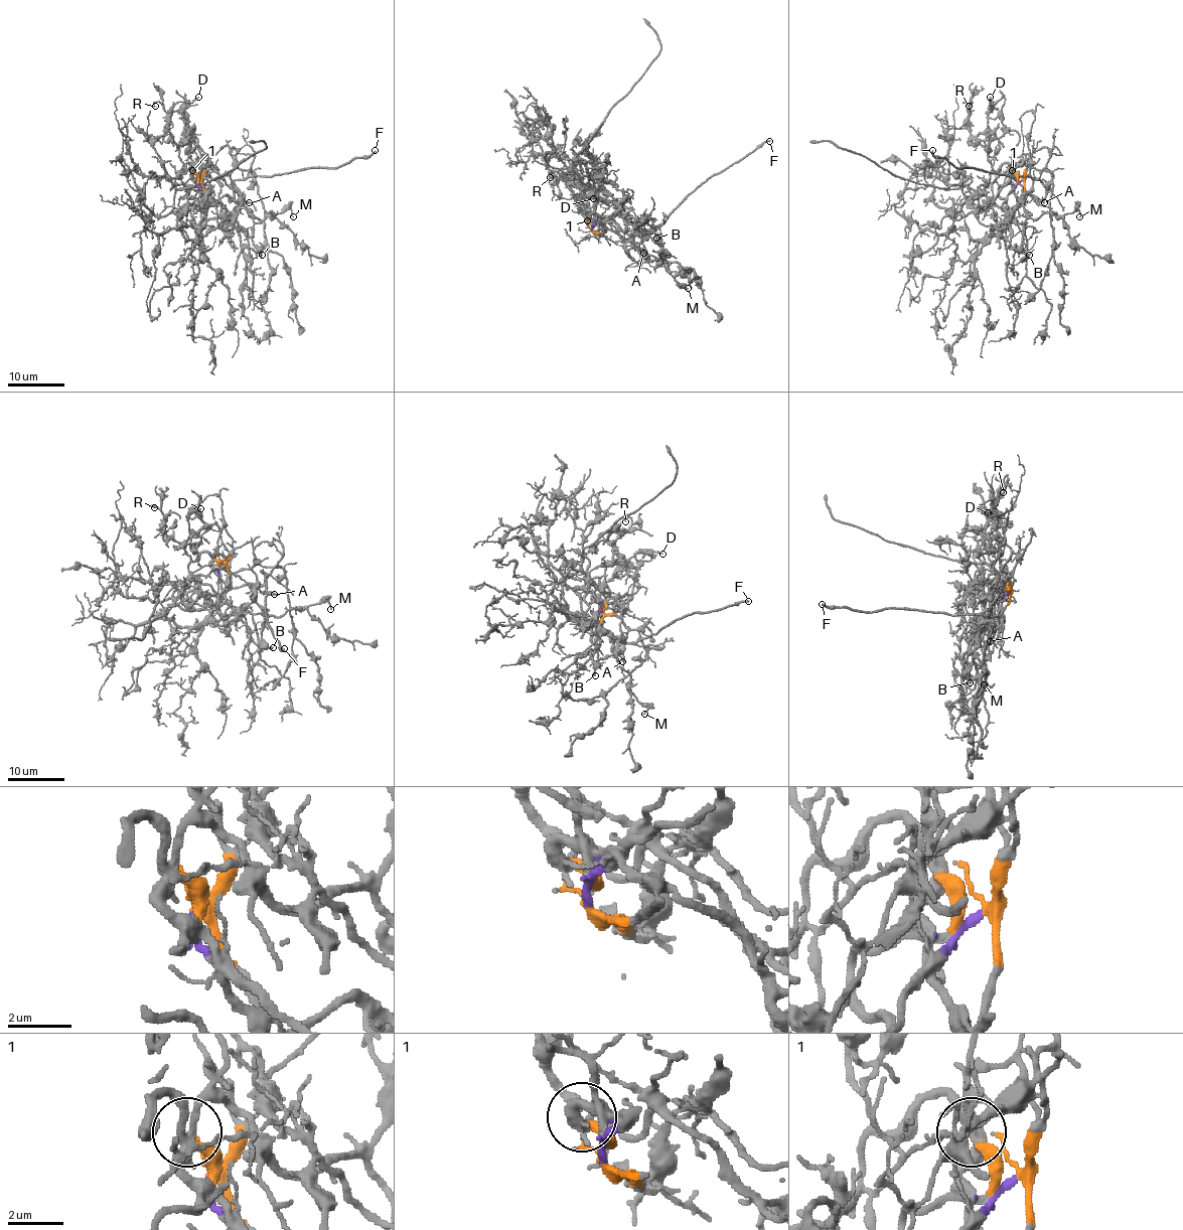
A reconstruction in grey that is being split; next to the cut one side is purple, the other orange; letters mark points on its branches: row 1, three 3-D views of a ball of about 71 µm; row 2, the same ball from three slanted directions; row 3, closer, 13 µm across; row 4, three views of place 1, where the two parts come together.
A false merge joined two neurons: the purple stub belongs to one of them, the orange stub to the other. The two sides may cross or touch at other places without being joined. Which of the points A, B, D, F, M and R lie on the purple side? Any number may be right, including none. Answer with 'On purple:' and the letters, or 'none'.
On purple: B, M

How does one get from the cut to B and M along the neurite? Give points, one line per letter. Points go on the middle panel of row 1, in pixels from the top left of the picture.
B: (593, 231), (591, 226), (604, 216), (615, 212), (628, 213), (642, 219), (656, 238)
M: (593, 231), (591, 226), (615, 212), (656, 245), (663, 255), (667, 271), (686, 289), (688, 287)

